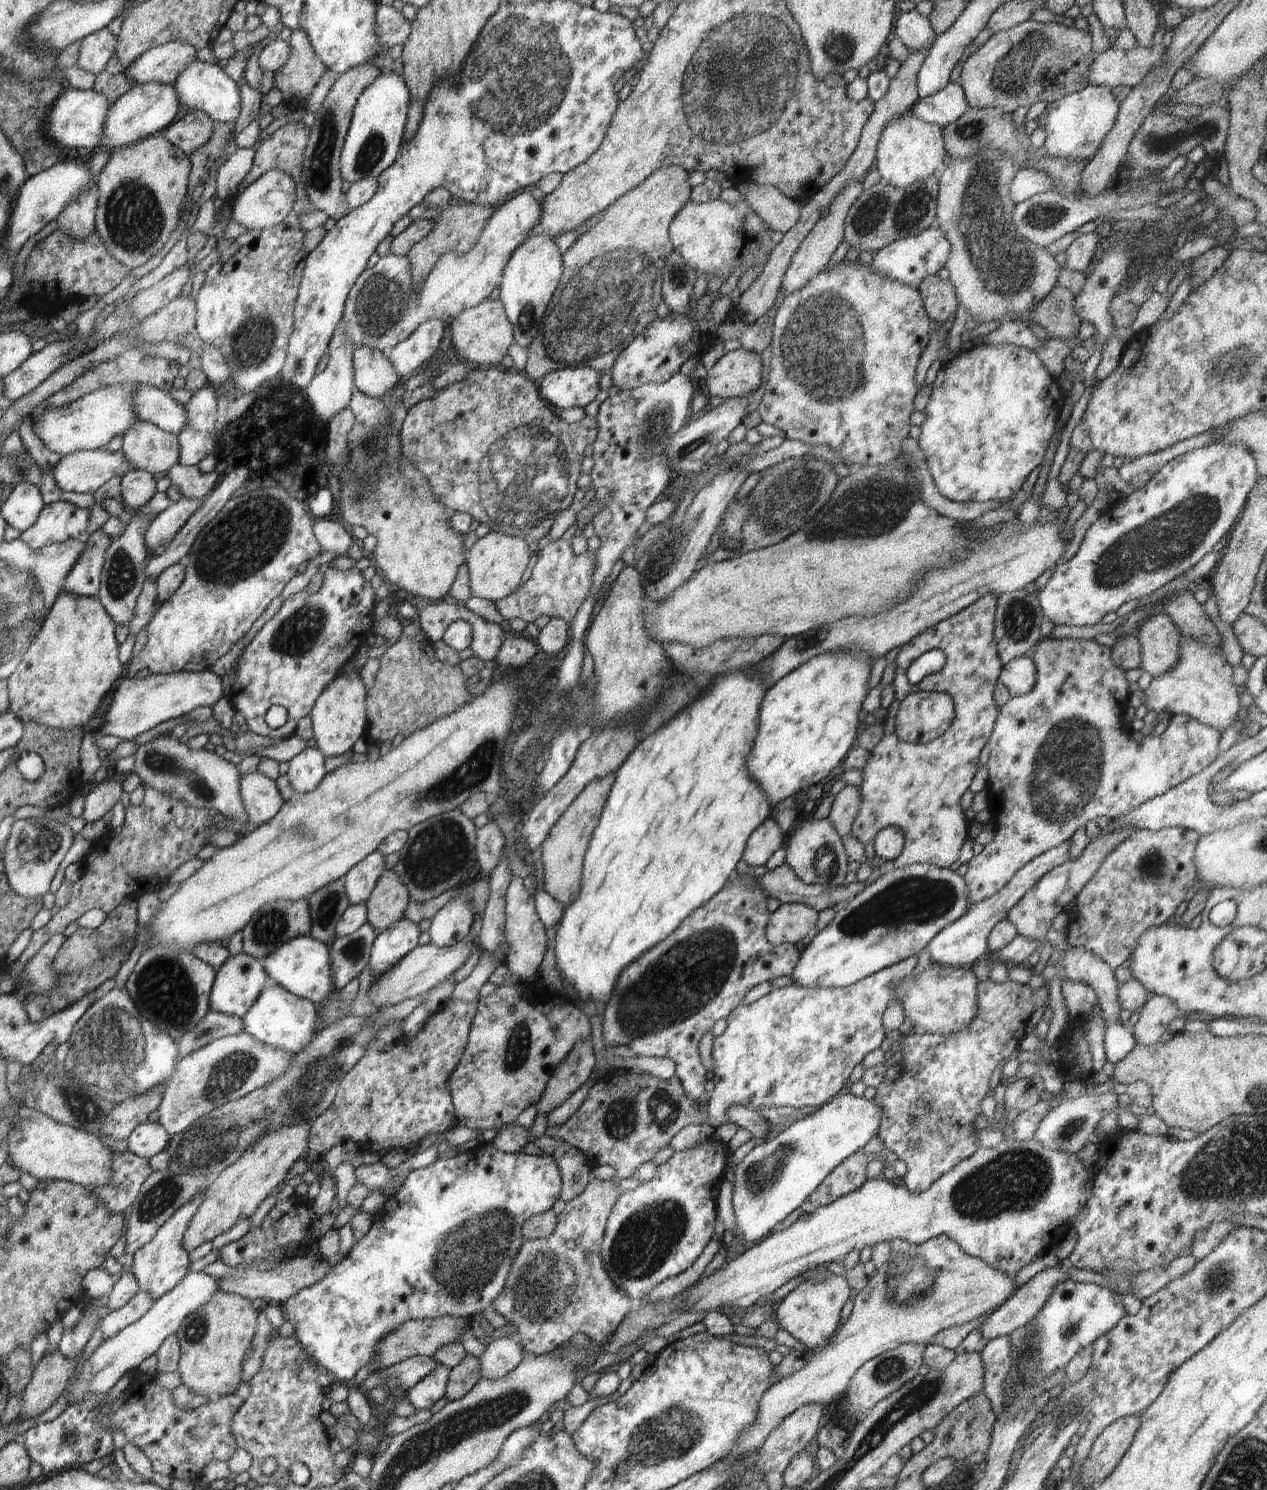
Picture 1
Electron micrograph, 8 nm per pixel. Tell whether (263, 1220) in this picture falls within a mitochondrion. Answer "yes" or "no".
no

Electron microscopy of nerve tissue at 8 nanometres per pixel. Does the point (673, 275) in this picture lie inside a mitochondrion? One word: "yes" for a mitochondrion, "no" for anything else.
yes

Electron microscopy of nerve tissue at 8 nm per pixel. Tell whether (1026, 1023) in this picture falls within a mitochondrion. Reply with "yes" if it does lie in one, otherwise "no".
no

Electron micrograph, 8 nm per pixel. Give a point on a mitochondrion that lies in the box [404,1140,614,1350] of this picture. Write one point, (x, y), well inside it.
(470, 1255)

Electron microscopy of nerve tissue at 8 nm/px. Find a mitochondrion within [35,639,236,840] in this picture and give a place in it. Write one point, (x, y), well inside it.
(161, 763)

